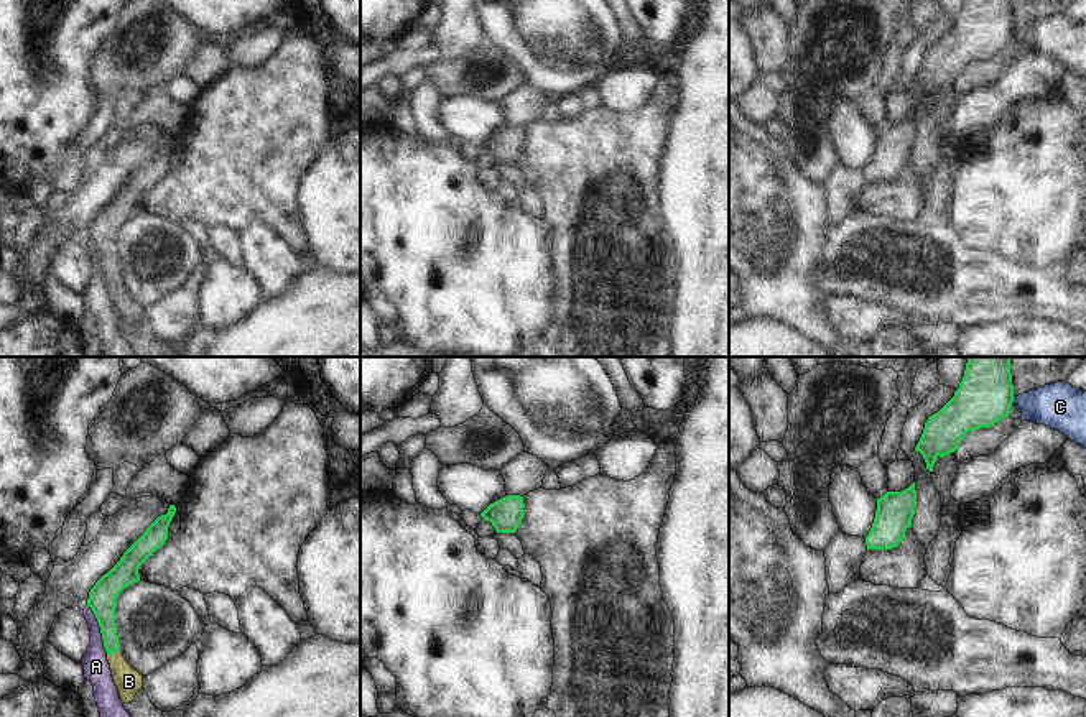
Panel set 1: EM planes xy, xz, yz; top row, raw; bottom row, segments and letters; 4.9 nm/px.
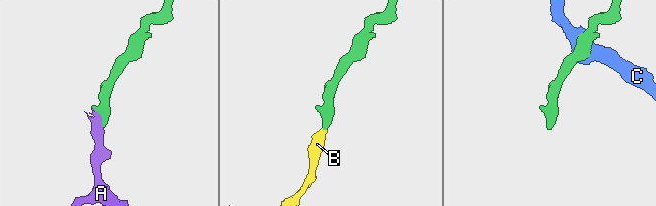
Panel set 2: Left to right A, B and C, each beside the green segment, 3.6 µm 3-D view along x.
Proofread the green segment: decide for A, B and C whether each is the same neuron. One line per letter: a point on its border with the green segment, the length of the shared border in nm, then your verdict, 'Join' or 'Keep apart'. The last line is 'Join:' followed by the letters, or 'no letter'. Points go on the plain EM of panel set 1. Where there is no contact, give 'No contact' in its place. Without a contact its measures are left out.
A: Touches green at xy (101, 262). Shared border 260 nm. Keep apart
B: Touches green at xy (112, 283). Shared border 70 nm. Join
C: Touches green at yz (1012, 32). Shared border 30 nm. Keep apart
Join: B.

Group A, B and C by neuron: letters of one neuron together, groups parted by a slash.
A / B / C

